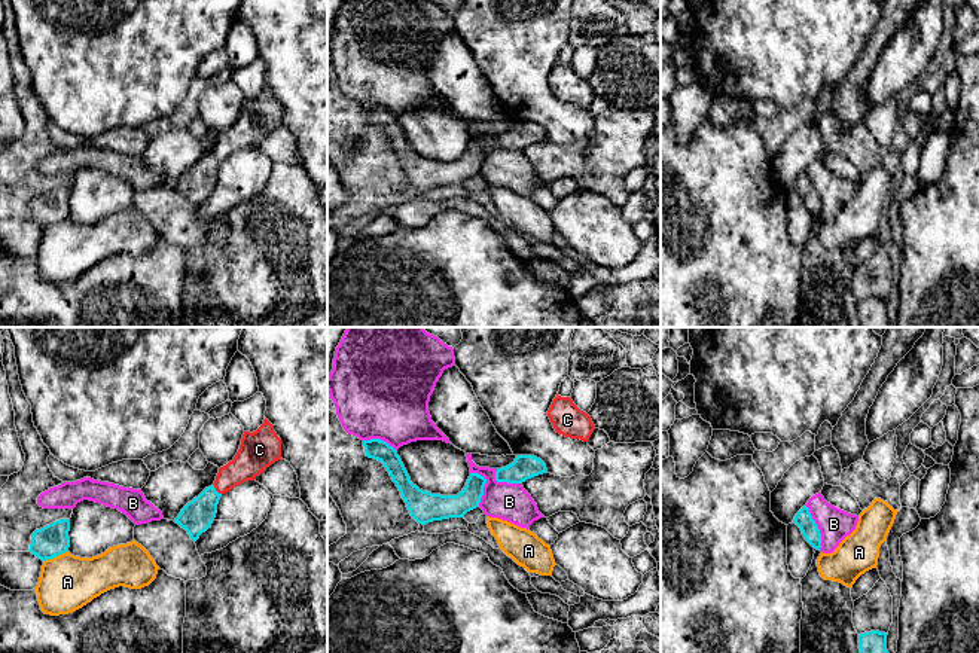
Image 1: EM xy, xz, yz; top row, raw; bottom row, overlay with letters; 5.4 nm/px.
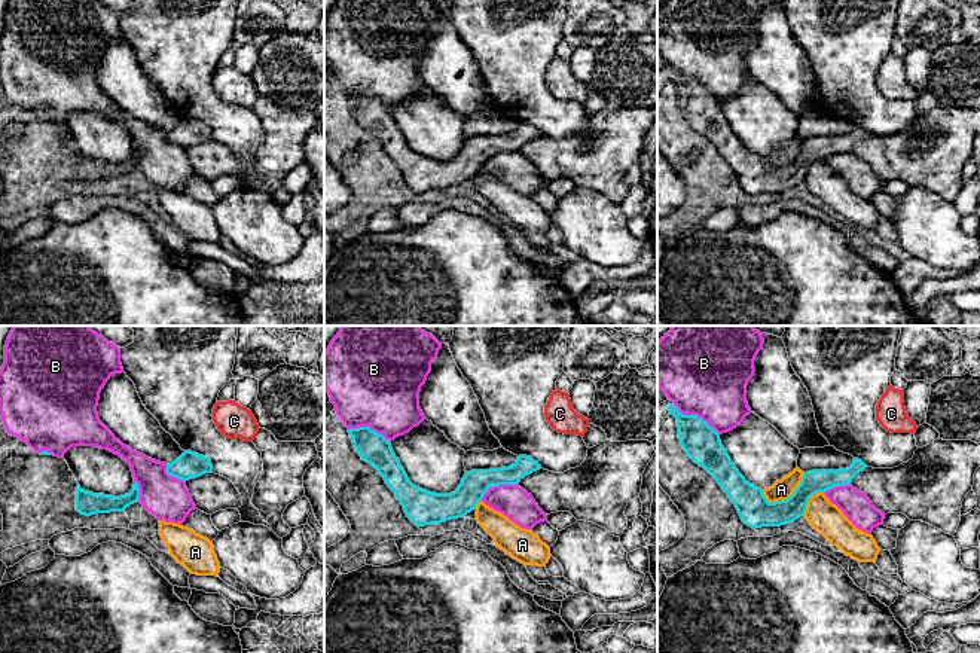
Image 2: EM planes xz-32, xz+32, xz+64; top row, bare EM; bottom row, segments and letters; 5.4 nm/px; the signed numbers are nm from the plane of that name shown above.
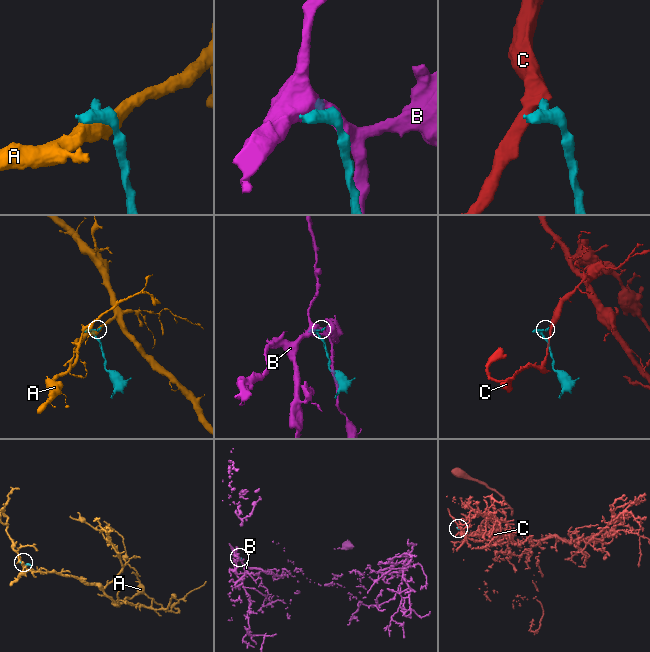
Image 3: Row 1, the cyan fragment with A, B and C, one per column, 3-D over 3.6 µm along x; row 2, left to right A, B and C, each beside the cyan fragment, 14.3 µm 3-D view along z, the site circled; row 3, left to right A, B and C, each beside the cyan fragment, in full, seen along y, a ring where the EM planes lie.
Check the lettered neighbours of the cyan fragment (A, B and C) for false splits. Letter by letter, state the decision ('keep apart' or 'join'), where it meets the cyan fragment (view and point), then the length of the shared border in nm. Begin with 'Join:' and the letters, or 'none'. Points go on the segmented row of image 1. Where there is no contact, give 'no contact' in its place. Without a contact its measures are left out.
Join: C
A: keep apart; meets cyan in xy at (55, 555); contact 150 nm long
B: keep apart; meets cyan in yz at (817, 527); contact 260 nm long
C: join; meets cyan in xy at (214, 490); contact 80 nm long

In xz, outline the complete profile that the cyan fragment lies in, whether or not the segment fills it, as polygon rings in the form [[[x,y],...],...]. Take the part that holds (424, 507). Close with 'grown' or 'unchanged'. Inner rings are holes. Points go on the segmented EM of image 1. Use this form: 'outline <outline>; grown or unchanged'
outline [[[379,439],[363,440],[366,457],[378,460],[390,473],[400,491],[406,507],[418,524],[428,524],[449,518],[463,518],[467,512],[479,507],[487,479],[478,473],[470,473],[466,486],[457,495],[440,495],[420,489],[397,455],[397,451]]]; unchanged

